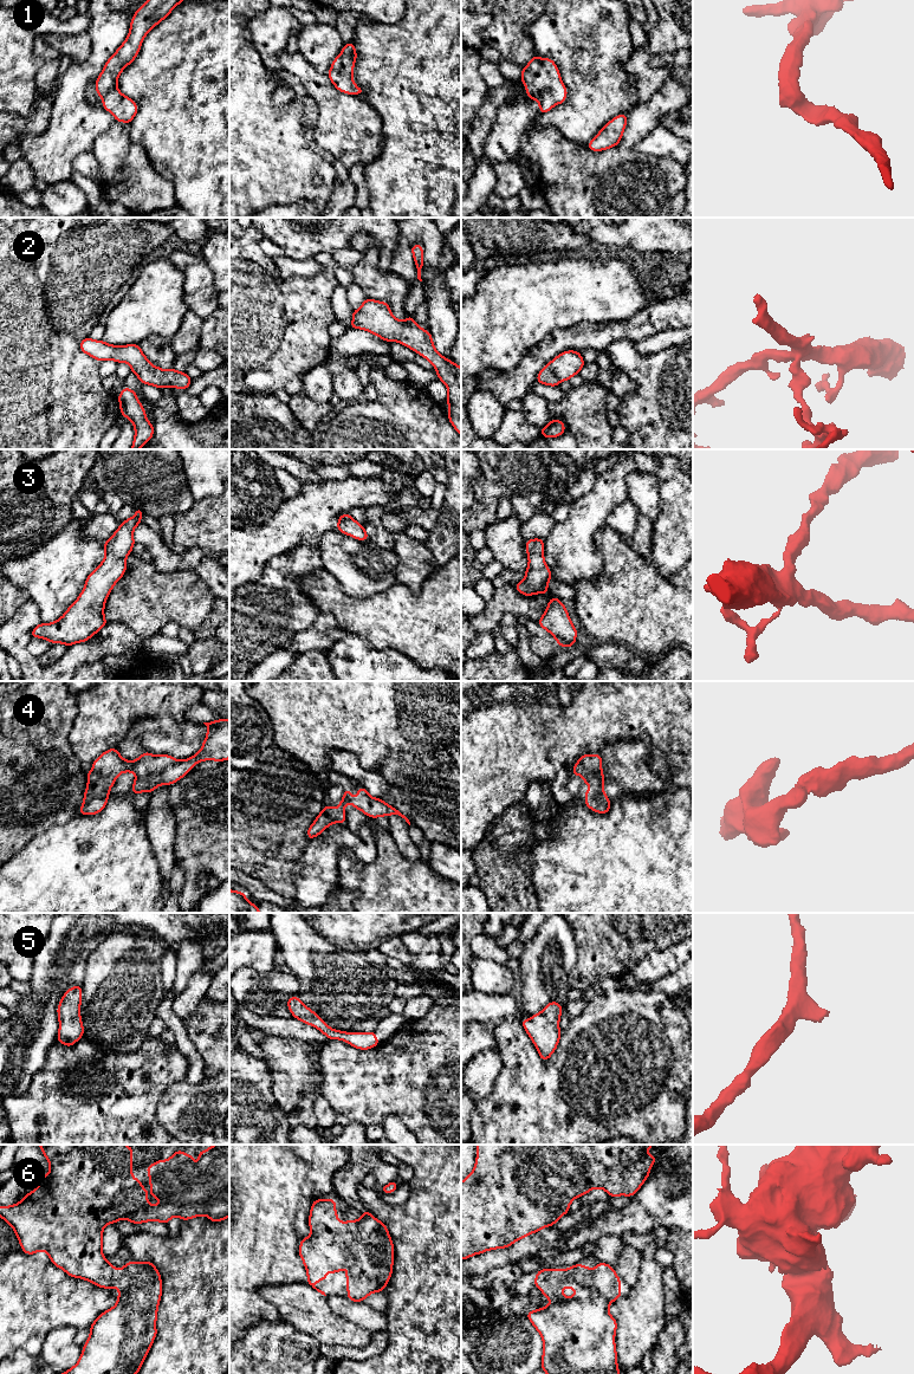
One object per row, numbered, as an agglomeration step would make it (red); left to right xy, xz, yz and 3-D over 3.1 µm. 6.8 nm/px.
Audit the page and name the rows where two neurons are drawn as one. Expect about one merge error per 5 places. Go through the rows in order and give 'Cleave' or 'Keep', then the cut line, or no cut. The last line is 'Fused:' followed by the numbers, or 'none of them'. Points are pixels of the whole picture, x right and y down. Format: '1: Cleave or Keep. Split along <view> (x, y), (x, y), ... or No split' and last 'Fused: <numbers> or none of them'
1: Keep. No split
2: Keep. No split
3: Keep. No split
4: Keep. No split
5: Keep. No split
6: Keep. No split
Fused: none of them

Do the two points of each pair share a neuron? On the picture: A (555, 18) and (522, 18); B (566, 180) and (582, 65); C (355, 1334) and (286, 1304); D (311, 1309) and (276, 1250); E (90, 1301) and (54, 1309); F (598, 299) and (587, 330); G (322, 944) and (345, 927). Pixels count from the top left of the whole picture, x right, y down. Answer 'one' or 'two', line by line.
A: two
B: two
C: one
D: two
E: one
F: two
G: two

